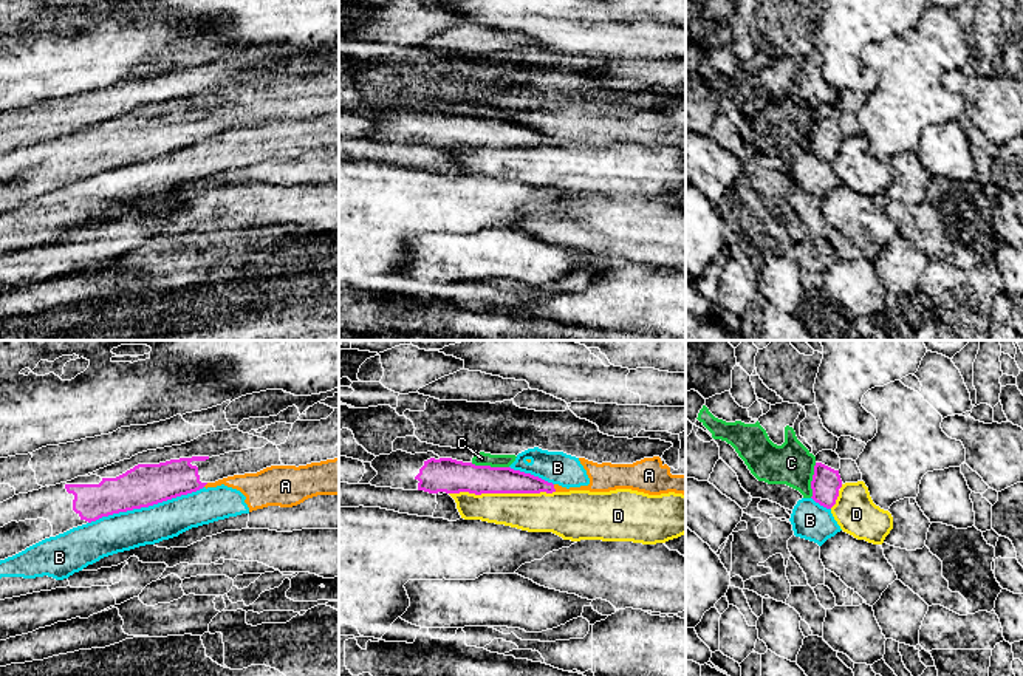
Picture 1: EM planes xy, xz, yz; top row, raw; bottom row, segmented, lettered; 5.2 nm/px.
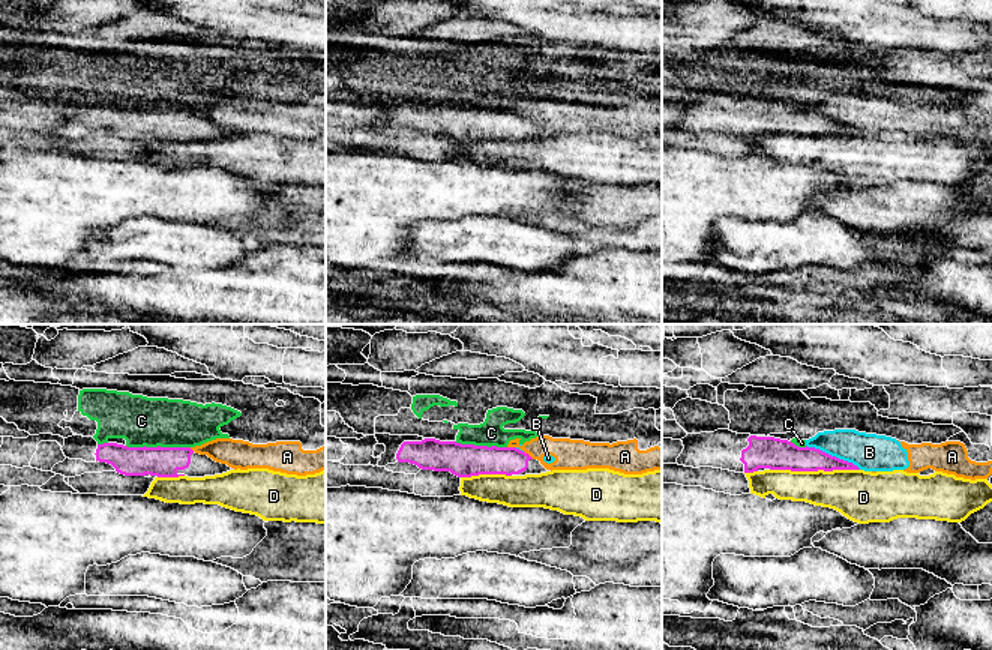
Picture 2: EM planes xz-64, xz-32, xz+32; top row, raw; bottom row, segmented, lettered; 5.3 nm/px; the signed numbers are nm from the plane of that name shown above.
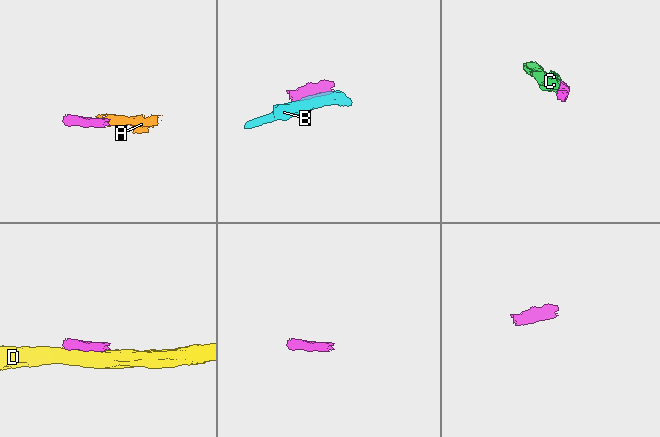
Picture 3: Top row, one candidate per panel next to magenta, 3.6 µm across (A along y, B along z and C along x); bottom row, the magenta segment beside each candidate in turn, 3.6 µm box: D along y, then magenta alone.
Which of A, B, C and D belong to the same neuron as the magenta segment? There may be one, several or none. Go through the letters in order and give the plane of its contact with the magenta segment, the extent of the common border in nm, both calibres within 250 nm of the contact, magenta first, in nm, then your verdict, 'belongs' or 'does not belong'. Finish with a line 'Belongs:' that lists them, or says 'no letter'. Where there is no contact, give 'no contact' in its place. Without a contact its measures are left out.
A: xz | 40 nm | 140/120 nm | does not belong
B: xy | 650 nm | 220/200 nm | does not belong
C: xz | 200 nm | 180/70 nm | does not belong
D: xz | 550 nm | 160/200 nm | does not belong
Belongs: no letter

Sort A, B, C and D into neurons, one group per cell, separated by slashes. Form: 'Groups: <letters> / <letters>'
Groups: A B / C / D

